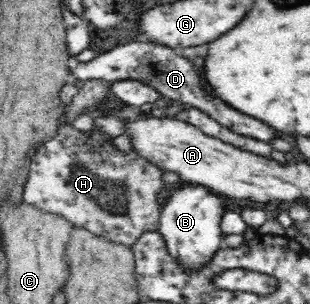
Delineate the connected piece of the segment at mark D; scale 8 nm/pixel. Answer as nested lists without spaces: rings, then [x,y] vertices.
[[[138,40],[130,41],[126,45],[114,46],[114,48],[99,54],[93,61],[74,63],[72,74],[74,79],[80,80],[142,81],[142,84],[156,90],[163,102],[181,104],[183,108],[203,111],[212,120],[232,129],[235,133],[268,143],[269,140],[276,138],[276,133],[270,127],[256,121],[254,117],[240,113],[232,105],[224,103],[220,97],[209,93],[204,80],[190,61],[180,57],[177,51],[164,45]]]

